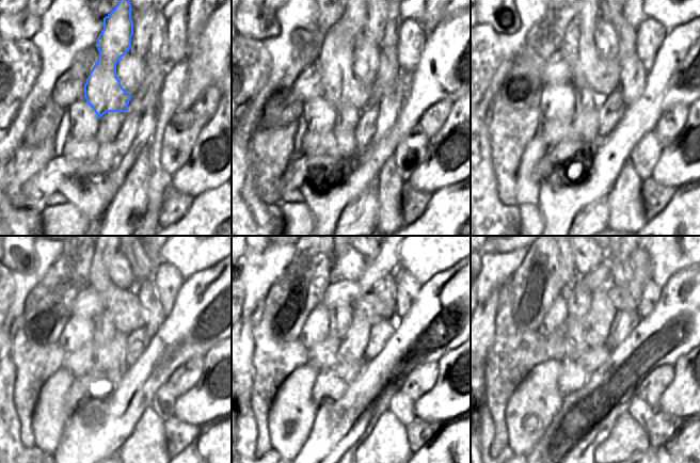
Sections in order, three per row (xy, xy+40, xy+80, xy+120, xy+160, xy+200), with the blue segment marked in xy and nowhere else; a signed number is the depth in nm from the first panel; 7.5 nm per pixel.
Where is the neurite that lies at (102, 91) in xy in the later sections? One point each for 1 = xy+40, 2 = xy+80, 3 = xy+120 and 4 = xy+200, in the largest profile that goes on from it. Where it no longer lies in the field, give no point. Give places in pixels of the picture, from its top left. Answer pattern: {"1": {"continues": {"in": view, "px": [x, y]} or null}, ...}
{"1": {"continues": {"in": "xy+40", "px": [335, 62]}}, "2": {"continues": {"in": "xy+80", "px": [589, 69]}}, "3": {"continues": {"in": "xy+120", "px": [126, 307]}}, "4": {"continues": {"in": "xy+200", "px": [625, 296]}}}

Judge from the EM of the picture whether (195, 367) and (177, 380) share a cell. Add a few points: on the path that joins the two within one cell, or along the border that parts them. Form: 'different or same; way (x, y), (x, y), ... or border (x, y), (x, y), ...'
same; way (191, 371), (181, 380)

